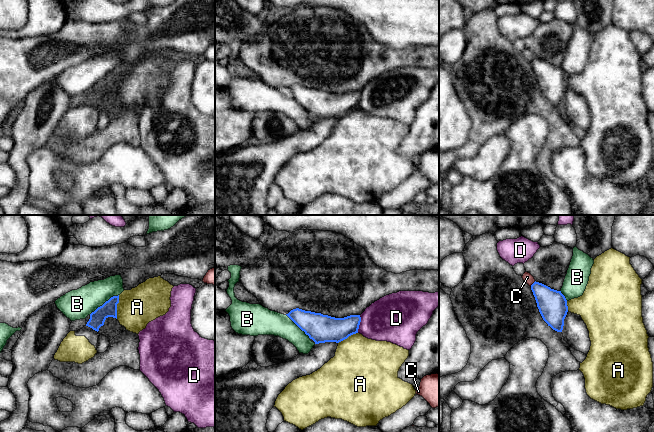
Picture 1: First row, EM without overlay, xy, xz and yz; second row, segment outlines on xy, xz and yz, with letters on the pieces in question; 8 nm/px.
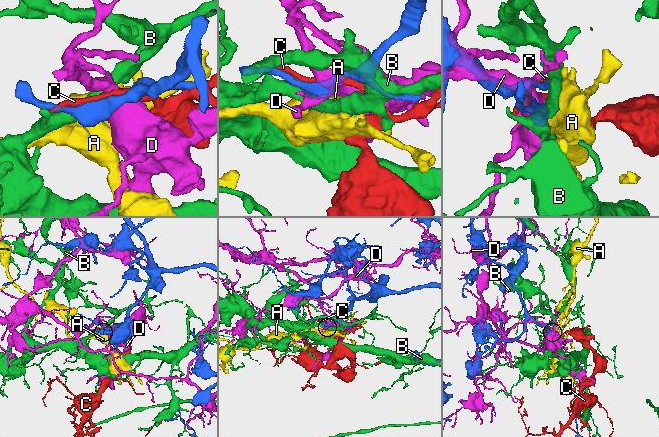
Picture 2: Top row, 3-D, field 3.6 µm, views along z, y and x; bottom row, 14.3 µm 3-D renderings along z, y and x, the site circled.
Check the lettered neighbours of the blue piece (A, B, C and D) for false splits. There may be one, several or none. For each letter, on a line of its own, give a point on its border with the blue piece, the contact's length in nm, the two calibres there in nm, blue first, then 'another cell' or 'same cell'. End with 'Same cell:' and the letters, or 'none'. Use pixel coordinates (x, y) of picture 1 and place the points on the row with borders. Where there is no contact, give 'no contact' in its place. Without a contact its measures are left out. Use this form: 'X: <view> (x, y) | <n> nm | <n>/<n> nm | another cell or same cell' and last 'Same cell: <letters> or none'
A: xy (116, 307) | 190 nm | 130/300 nm | same cell
B: xy (104, 303) | 280 nm | 130/240 nm | another cell
C: yz (533, 283) | 60 nm | 240/80 nm | another cell
D: xz (359, 324) | 150 nm | 200/360 nm | another cell
Same cell: A

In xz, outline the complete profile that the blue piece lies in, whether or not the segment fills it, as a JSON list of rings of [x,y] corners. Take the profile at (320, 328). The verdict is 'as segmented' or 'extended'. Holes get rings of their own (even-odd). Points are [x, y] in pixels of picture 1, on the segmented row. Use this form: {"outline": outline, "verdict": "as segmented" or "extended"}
{"outline": [[[299,308],[286,314],[315,344],[336,342],[335,356],[310,375],[299,377],[289,383],[278,395],[274,407],[283,415],[284,421],[303,430],[321,419],[342,419],[357,427],[377,426],[380,420],[405,406],[416,394],[413,385],[398,377],[398,371],[409,356],[409,350],[387,341],[376,341],[358,332],[360,315],[335,318]]], "verdict": "extended"}

